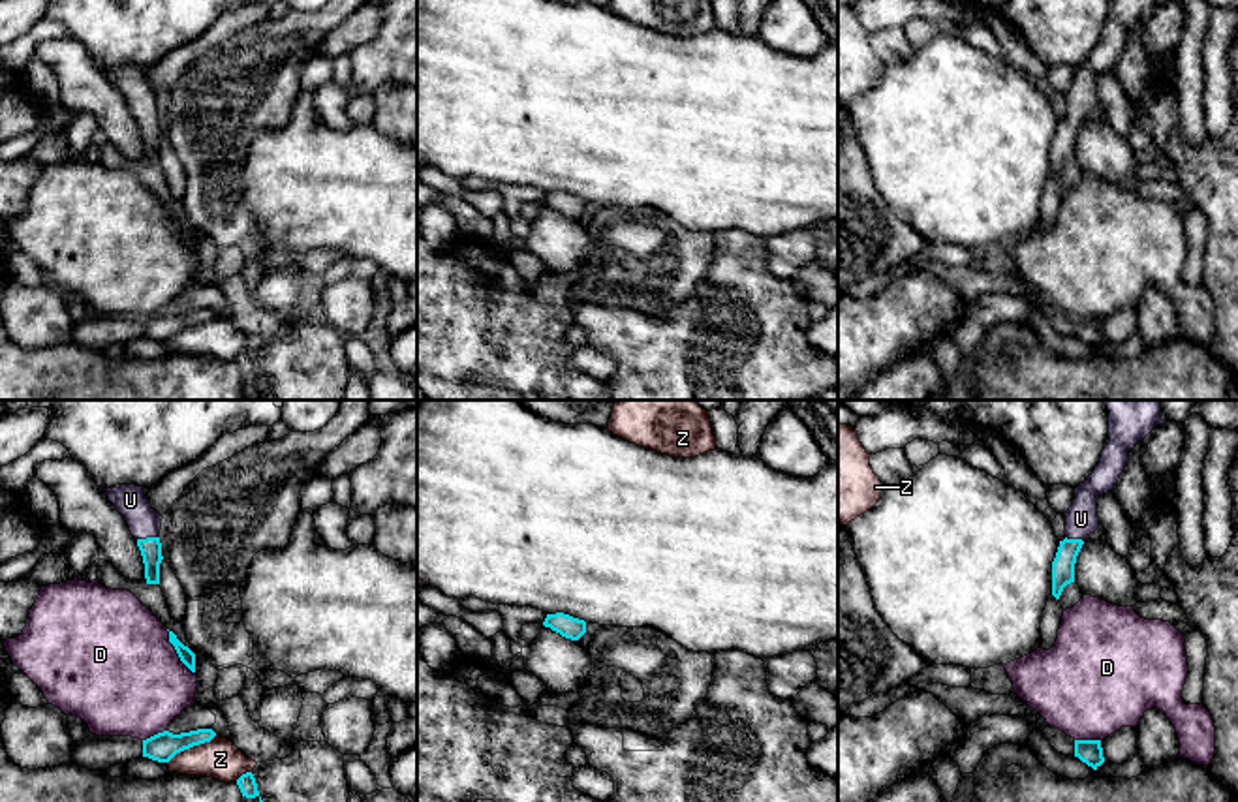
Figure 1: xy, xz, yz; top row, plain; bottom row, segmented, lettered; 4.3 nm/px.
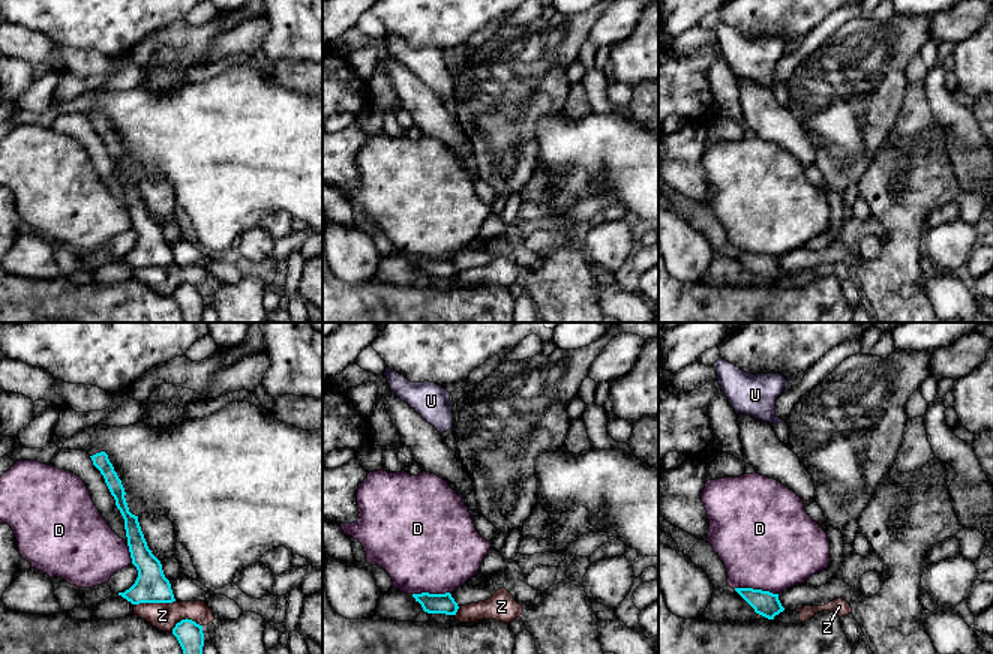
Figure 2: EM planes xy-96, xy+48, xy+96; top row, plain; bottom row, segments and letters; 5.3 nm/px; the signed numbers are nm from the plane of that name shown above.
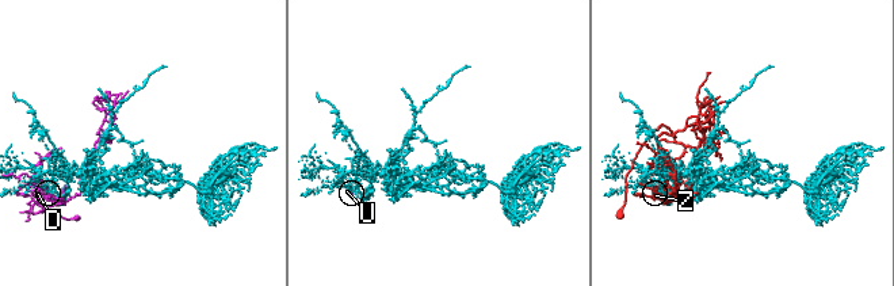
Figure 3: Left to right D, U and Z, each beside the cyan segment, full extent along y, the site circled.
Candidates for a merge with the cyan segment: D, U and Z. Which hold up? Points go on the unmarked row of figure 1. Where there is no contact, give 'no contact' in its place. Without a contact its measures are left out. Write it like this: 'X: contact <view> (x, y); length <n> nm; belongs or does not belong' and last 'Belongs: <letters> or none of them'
D: contact xy (177, 231); length 220 nm; does not belong
U: contact xy (147, 117); length 100 nm; belongs
Z: contact xy (190, 325); length 240 nm; does not belong
Belongs: U

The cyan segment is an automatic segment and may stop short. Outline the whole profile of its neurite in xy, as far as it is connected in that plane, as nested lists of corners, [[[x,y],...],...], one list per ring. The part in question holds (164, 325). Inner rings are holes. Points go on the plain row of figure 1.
[[[197,308],[180,314],[163,310],[143,319],[143,336],[158,342],[169,342],[177,332],[210,321],[214,316],[216,312],[212,308]]]

